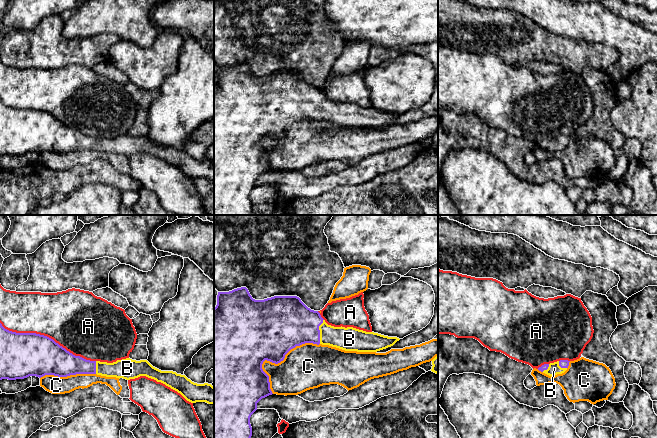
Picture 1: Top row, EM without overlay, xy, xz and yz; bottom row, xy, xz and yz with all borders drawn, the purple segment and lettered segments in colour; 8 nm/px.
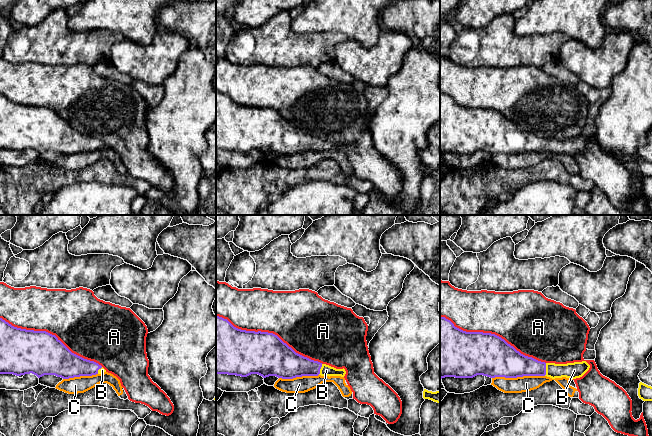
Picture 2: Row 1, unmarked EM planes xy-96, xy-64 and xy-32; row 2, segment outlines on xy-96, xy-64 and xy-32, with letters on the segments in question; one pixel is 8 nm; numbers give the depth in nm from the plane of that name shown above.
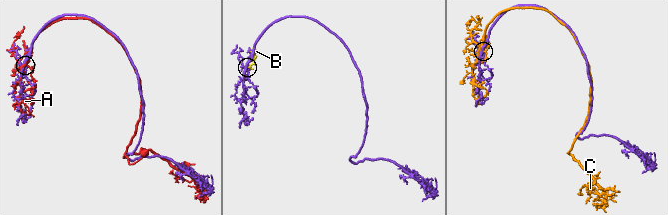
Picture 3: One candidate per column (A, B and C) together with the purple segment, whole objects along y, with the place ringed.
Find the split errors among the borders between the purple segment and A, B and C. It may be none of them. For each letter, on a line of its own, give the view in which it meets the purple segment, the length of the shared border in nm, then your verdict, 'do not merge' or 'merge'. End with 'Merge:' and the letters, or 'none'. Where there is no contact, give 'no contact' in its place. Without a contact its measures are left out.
A: meets purple in xy; contact 850 nm long; do not merge
B: meets purple in xz; contact 200 nm long; merge
C: meets purple in xz; contact 550 nm long; do not merge
Merge: B

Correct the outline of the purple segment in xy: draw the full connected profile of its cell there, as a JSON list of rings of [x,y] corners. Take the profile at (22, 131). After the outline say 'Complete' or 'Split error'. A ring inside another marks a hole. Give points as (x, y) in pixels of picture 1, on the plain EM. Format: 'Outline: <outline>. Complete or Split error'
Outline: [[[0,99],[0,156],[76,150],[97,150],[126,156],[146,152],[177,167],[191,179],[214,180],[214,163],[211,160],[197,160],[185,151],[161,147],[147,136],[126,134],[113,139],[86,136],[73,131],[47,112],[12,108]]]. Split error

